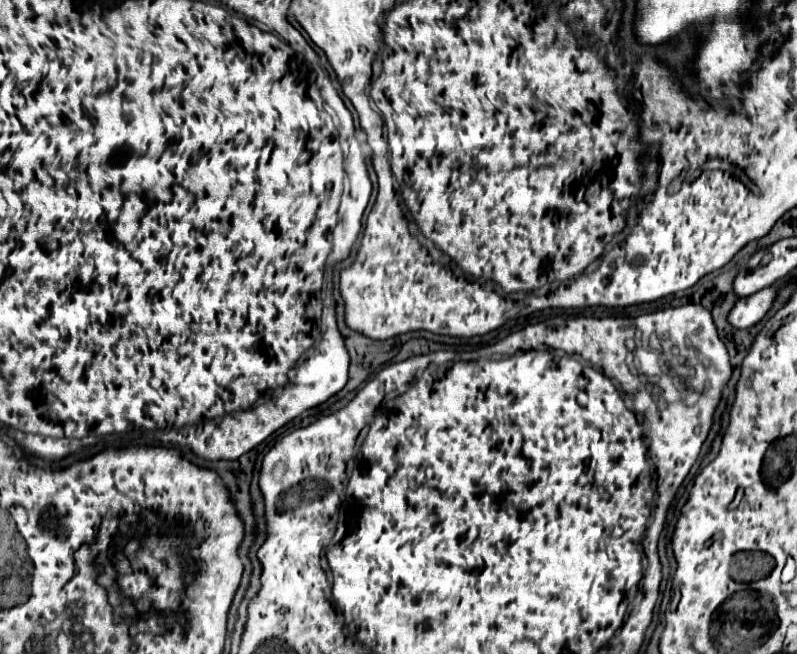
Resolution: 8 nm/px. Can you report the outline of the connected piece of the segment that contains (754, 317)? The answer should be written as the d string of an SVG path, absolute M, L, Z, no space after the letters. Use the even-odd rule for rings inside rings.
M766 287L764 291L758 291L754 295L740 297L730 313L730 323L738 329L754 327L756 323L760 323L766 317L766 313L774 305L776 297L778 297L776 287Z

